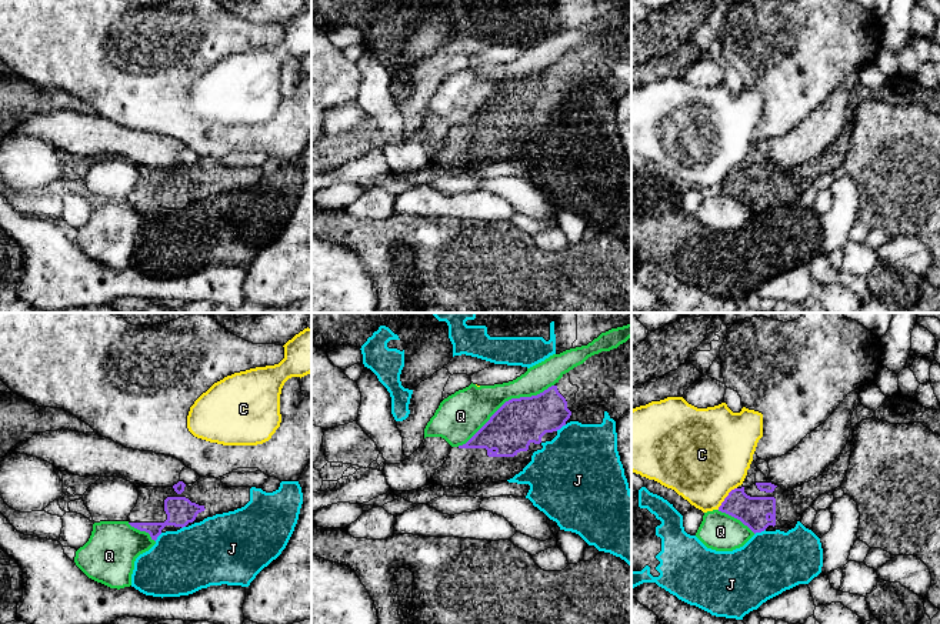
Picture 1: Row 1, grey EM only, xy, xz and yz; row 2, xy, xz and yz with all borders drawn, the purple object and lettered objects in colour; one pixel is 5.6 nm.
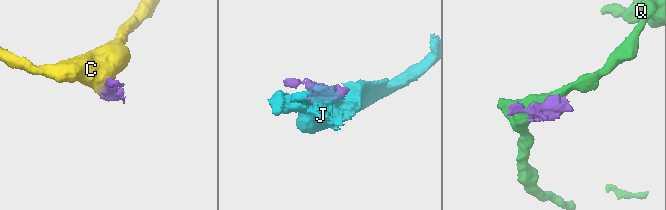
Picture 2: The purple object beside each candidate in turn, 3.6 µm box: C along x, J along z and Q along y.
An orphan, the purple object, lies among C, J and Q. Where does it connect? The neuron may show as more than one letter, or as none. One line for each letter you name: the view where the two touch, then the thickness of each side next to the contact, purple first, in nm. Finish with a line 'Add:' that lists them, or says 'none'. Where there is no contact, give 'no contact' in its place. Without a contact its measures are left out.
Add: none

